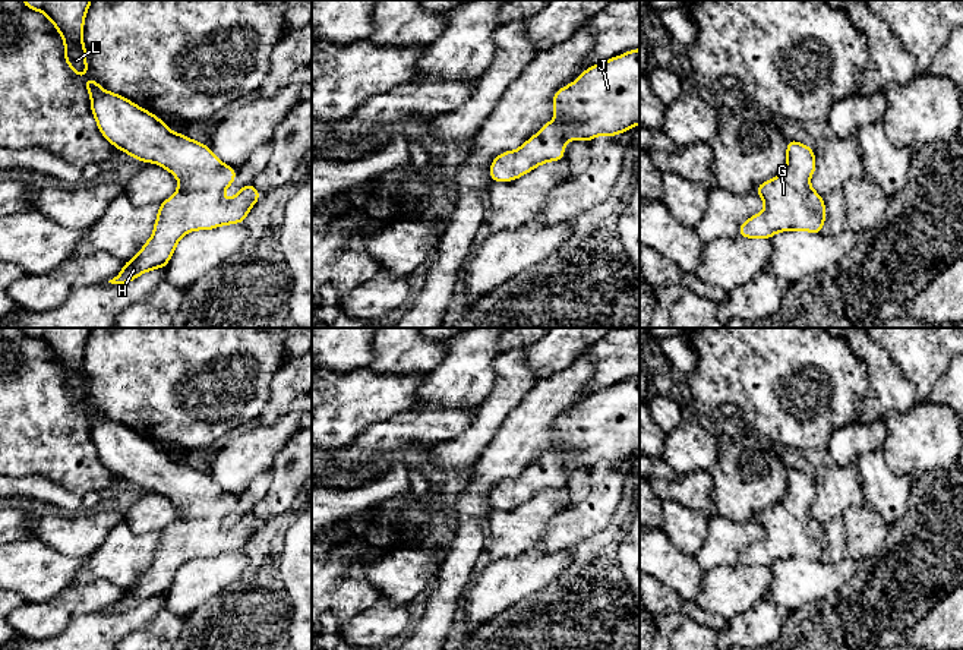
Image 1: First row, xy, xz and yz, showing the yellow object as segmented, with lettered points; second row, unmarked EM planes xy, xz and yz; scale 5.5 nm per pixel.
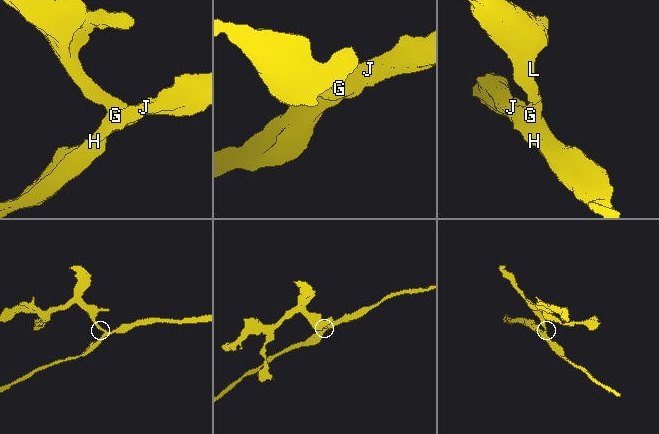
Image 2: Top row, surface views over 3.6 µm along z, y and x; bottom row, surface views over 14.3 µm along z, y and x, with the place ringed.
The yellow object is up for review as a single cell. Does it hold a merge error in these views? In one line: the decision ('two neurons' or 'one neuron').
one neuron

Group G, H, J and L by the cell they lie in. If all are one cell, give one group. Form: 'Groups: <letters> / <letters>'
Groups: G H J L

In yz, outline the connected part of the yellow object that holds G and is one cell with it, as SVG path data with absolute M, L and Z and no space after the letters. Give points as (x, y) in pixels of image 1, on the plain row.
M795 467L787 468L786 485L783 499L758 512L757 521L765 537L743 549L739 564L768 568L779 559L823 561L824 528L809 511L817 493L814 477Z

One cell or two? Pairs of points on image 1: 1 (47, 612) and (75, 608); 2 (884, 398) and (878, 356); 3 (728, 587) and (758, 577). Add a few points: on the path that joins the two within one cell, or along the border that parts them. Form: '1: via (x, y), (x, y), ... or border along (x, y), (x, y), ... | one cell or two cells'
1: via (54, 612), (68, 608) | one cell
2: via (884, 388), (884, 375), (880, 366) | one cell
3: via (735, 587), (751, 584) | one cell

